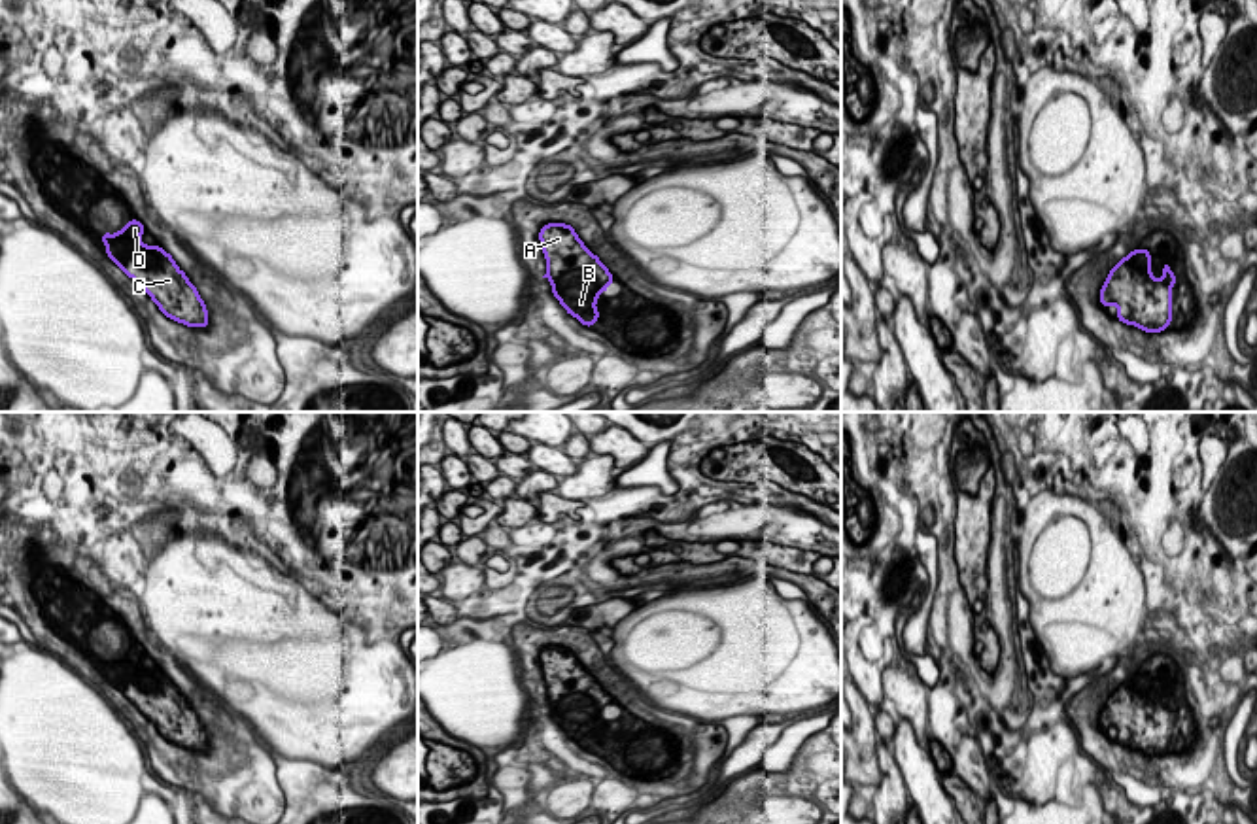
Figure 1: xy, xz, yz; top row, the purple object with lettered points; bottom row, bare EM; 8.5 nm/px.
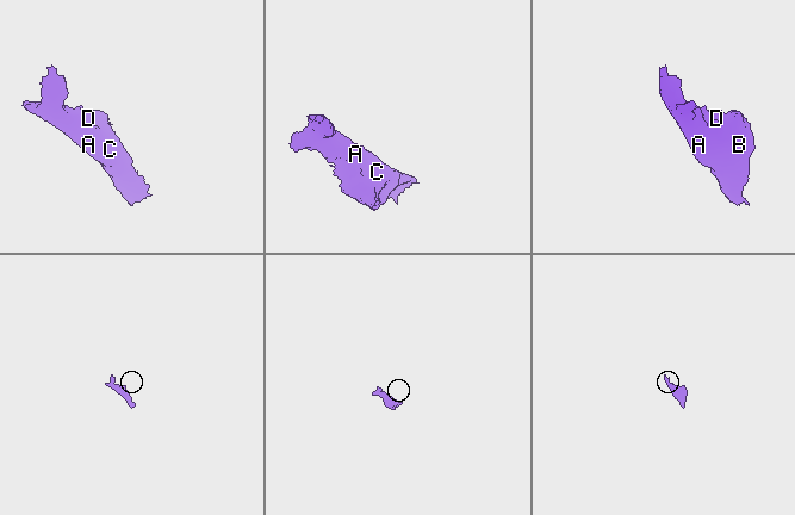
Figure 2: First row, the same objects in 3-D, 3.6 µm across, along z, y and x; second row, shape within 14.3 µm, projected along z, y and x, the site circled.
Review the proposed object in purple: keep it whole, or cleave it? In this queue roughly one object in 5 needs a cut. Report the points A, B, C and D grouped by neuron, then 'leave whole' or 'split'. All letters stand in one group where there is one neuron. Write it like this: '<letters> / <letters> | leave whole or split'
A B C D | leave whole

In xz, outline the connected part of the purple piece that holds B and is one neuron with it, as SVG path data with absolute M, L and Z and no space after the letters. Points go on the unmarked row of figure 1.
M546 646L539 663L548 688L542 701L550 703L552 718L582 748L595 748L599 743L595 726L612 709L612 697L584 669L573 648Z

